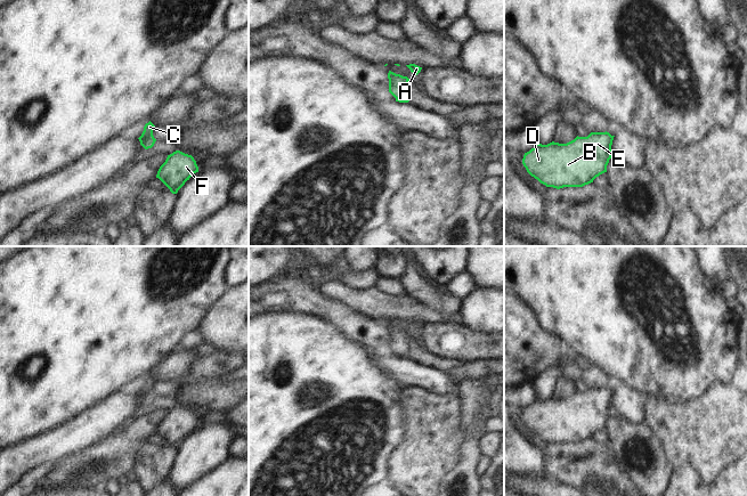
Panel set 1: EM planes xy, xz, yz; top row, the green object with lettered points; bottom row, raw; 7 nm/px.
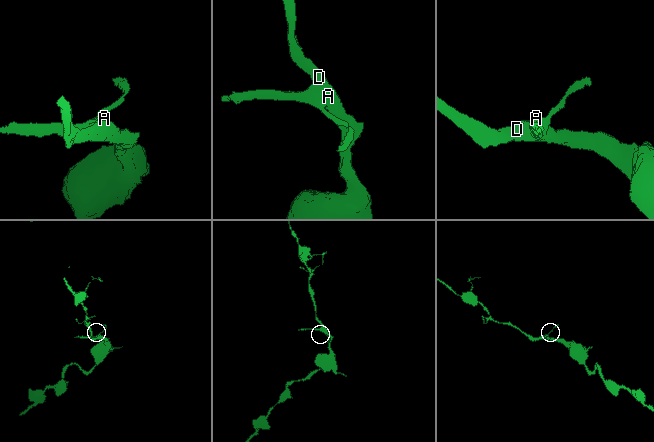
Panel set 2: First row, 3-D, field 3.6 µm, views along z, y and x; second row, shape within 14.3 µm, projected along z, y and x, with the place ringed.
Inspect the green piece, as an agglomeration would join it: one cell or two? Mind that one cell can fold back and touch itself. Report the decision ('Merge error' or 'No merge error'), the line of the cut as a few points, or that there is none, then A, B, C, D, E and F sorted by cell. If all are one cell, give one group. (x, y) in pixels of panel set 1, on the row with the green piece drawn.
No merge error. No split. Groups: A B C D E F

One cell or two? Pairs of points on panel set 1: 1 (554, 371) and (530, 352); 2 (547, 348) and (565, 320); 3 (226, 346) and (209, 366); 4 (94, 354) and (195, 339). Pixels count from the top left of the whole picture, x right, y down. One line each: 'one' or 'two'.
1: two
2: two
3: two
4: two

